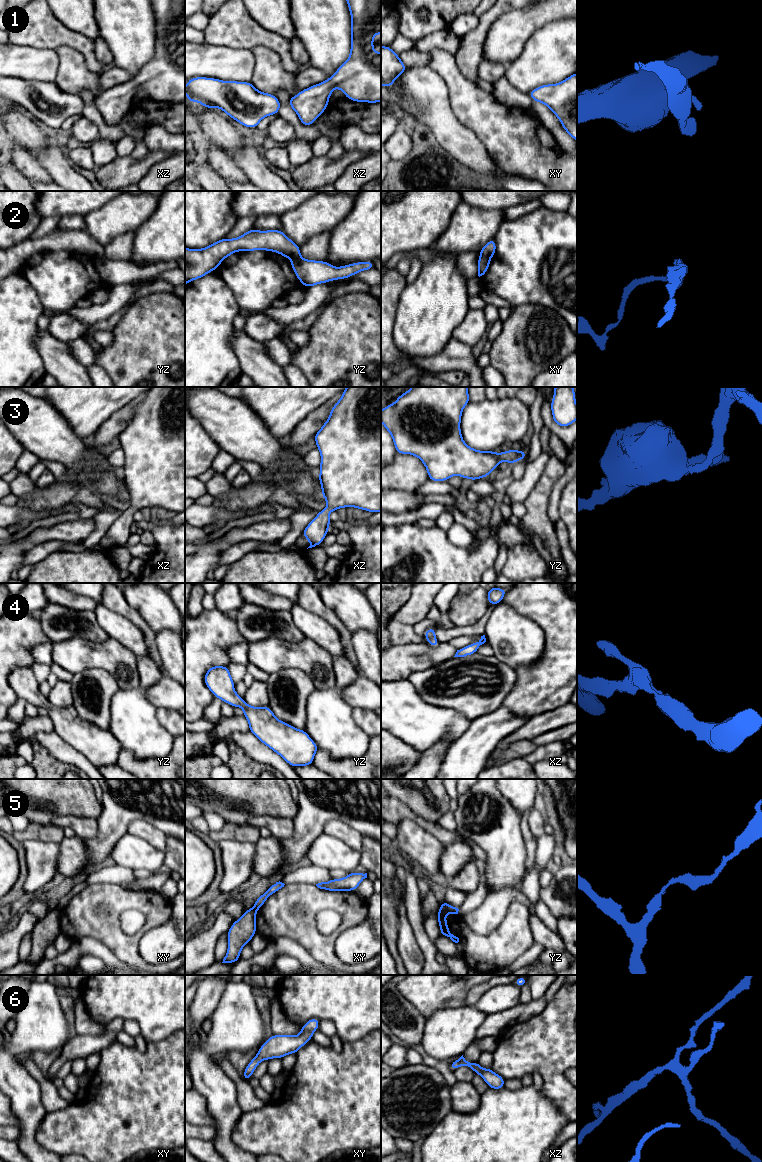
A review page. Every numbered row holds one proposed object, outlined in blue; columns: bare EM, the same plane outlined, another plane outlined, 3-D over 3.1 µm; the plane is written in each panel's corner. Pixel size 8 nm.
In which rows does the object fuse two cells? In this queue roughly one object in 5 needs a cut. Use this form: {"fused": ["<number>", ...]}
{"fused": ["2", "5"]}

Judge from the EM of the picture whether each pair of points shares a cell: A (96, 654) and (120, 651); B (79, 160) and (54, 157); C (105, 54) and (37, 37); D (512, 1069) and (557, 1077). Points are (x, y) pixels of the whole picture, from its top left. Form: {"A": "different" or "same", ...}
{"A": "same", "B": "different", "C": "different", "D": "same"}

